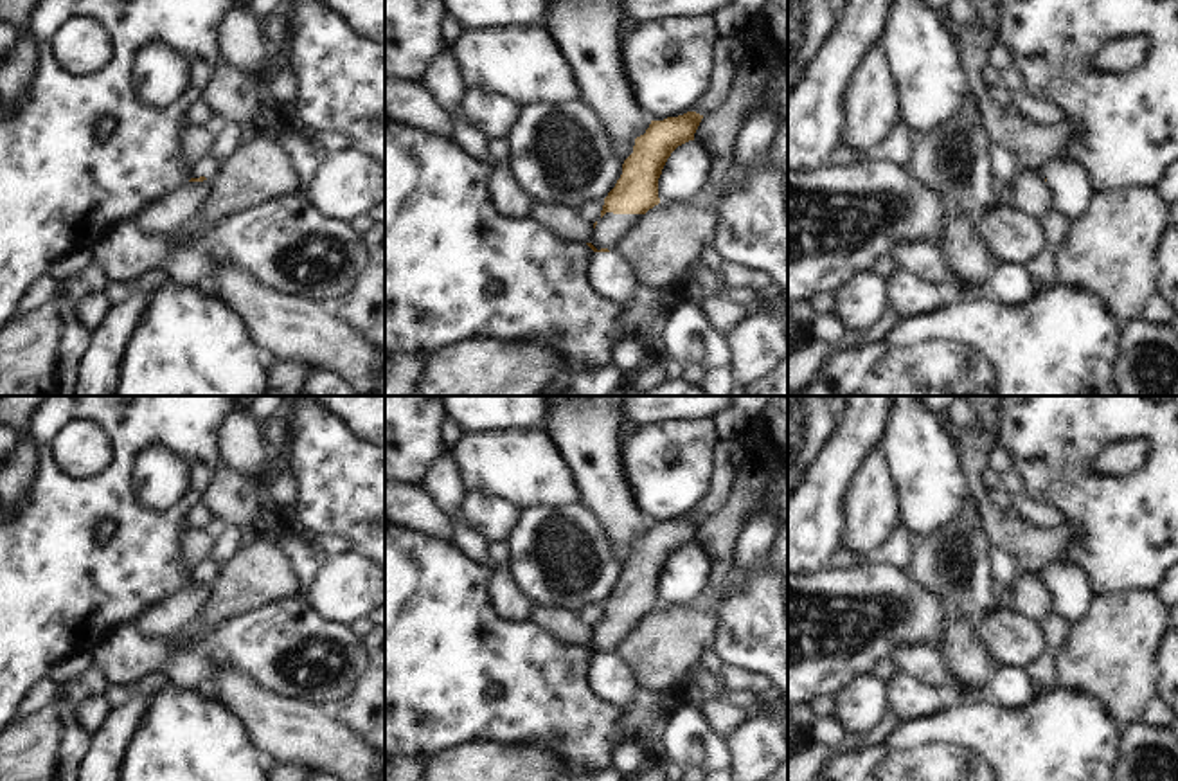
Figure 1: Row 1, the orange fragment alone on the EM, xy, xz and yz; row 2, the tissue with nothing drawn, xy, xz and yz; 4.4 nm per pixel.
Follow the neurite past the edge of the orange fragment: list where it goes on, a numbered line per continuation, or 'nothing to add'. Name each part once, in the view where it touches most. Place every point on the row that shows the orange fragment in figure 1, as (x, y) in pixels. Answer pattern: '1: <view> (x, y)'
1: xz (610, 231)

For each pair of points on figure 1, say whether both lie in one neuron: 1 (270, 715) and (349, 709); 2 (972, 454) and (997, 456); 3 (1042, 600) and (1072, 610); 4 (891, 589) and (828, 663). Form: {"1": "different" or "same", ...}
{"1": "different", "2": "different", "3": "different", "4": "same"}

